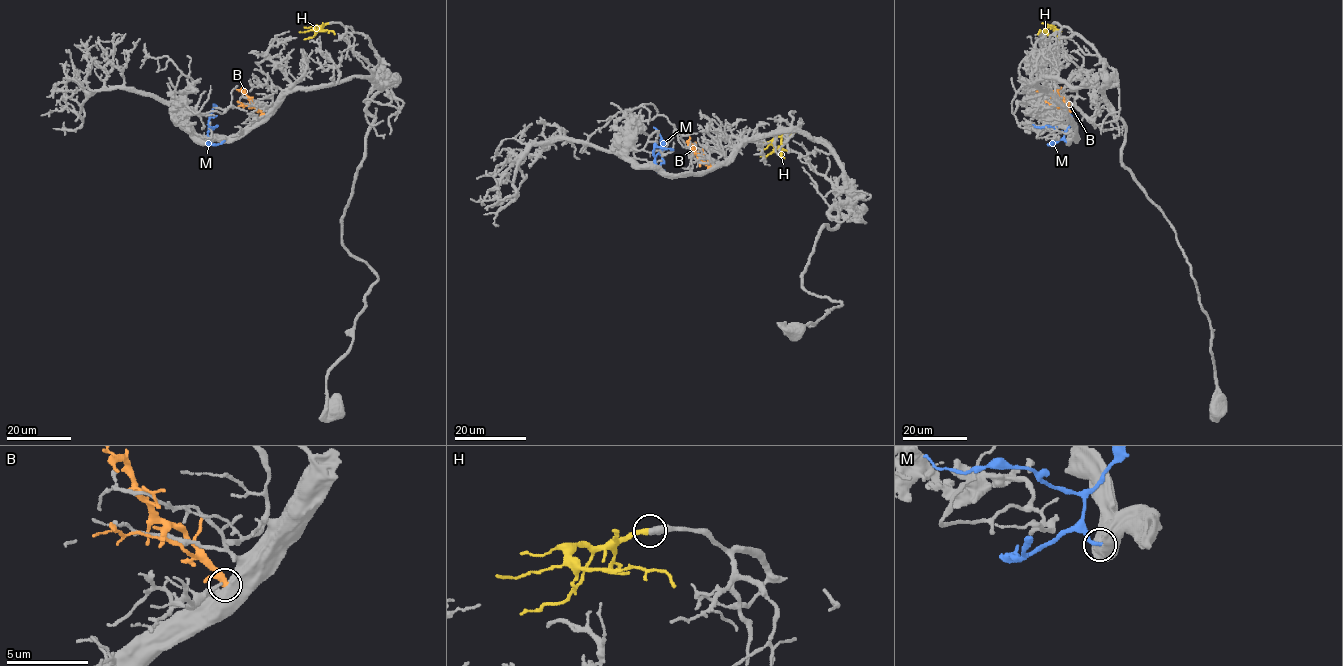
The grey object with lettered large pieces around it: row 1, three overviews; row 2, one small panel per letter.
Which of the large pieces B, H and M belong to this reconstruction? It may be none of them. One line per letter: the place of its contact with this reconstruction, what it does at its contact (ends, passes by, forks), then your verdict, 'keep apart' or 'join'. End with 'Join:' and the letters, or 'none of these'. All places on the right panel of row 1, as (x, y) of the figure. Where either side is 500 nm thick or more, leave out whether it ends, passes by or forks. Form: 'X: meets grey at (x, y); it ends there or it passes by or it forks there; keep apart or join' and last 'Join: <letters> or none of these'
B: meets grey at (1067, 116); keep apart
H: meets grey at (1054, 23); join
M: meets grey at (1067, 142); keep apart
Join: H

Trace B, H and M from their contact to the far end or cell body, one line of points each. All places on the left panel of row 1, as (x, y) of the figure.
B: (264, 115), (244, 91), (239, 91)
H: (329, 23), (314, 28), (331, 30), (334, 34)
M: (209, 142), (213, 104)

